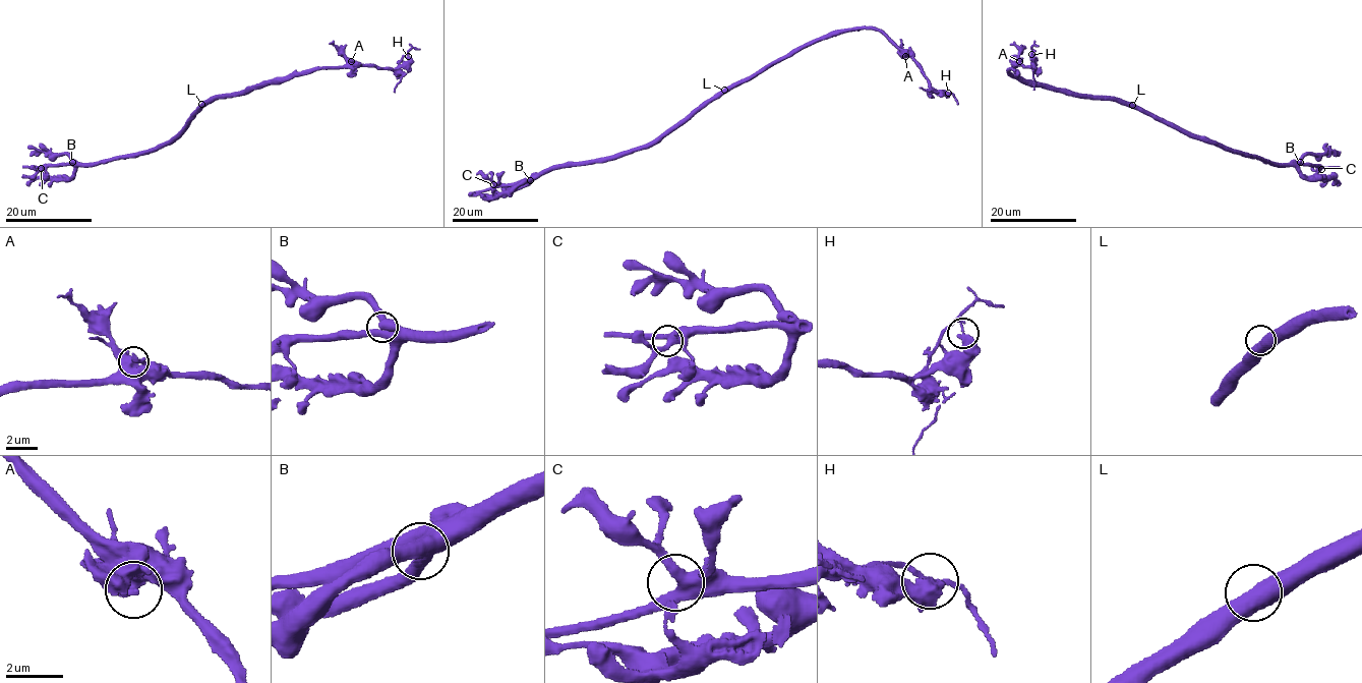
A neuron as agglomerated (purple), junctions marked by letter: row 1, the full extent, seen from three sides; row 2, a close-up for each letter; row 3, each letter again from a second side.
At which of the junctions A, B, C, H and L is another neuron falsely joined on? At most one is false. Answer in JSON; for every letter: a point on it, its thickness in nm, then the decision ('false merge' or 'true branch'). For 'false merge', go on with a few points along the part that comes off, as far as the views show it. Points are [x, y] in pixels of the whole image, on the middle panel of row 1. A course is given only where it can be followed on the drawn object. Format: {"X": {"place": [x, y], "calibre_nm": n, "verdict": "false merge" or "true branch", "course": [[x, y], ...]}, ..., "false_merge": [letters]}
{"A": {"place": [905, 56], "calibre_nm": 480, "verdict": "true branch"}, "B": {"place": [530, 180], "calibre_nm": 360, "verdict": "true branch"}, "C": {"place": [493, 184], "calibre_nm": 440, "verdict": "true branch"}, "H": {"place": [948, 93], "calibre_nm": 280, "verdict": "false merge", "course": [[948, 93], [920, 89]]}, "L": {"place": [724, 90], "calibre_nm": 550, "verdict": "true branch"}, "false_merge": ["H"]}

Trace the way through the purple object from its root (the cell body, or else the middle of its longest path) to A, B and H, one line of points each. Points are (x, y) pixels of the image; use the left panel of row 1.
A: (205, 105), (215, 99), (242, 95), (288, 76), (341, 67), (351, 61)
B: (205, 105), (198, 106), (173, 138), (154, 150), (95, 163), (72, 162)
H: (205, 105), (215, 99), (242, 95), (264, 83), (319, 68), (366, 65), (395, 69), (406, 63), (408, 56)

